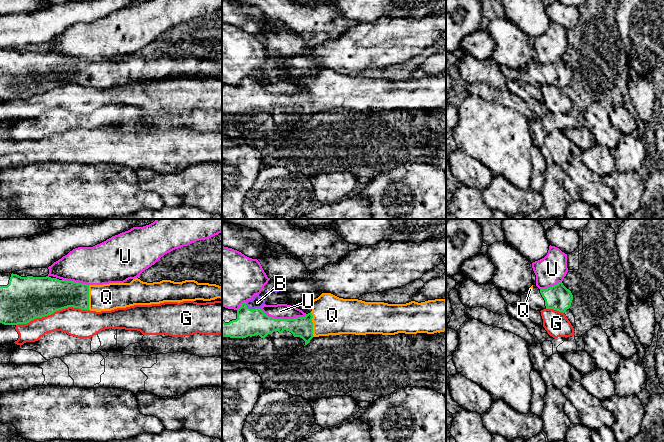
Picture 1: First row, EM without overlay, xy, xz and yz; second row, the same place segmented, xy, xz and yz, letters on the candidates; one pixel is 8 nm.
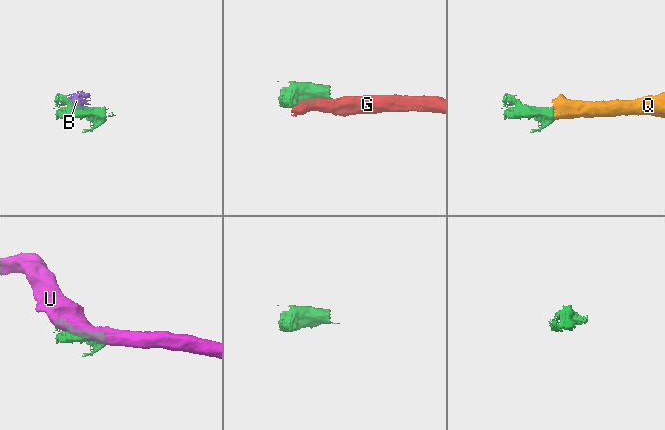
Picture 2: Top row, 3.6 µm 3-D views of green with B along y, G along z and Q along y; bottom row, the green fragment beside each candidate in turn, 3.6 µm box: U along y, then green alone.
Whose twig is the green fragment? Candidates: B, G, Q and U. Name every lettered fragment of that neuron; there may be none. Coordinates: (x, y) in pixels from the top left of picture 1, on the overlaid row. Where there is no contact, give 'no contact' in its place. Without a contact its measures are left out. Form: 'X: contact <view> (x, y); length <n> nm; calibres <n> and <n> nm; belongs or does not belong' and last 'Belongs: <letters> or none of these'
B: contact xz (252, 309); length 140 nm; calibres 220 and 100 nm; belongs
G: contact xy (52, 313); length 600 nm; calibres 360 and 220 nm; does not belong
Q: contact xy (88, 297); length 200 nm; calibres 240 and 220 nm; belongs
U: contact xz (284, 319); length 380 nm; calibres 220 and 130 nm; does not belong
Belongs: B, Q

